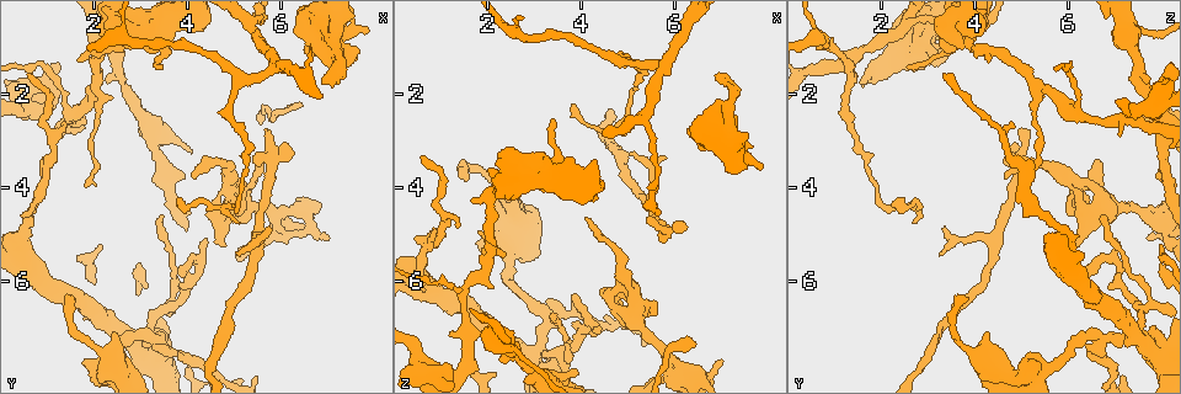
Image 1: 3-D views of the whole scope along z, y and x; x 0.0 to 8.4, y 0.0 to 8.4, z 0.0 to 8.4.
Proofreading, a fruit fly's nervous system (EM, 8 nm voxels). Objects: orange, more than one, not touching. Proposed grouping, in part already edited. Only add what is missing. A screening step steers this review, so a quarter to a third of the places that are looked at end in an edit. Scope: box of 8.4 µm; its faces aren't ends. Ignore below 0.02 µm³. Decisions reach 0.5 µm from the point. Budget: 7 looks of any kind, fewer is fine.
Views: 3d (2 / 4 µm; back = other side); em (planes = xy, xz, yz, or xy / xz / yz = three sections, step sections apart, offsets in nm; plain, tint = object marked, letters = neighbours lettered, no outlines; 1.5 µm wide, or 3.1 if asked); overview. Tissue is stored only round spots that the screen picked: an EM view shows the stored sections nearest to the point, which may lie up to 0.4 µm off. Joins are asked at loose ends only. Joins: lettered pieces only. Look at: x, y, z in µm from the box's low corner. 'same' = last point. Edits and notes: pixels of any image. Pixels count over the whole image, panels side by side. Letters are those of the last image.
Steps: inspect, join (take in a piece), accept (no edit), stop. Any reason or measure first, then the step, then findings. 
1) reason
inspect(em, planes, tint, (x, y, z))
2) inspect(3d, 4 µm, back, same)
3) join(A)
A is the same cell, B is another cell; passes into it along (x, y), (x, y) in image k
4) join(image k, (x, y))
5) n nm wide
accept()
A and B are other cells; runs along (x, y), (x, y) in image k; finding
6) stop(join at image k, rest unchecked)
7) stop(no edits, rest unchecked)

an open end
inspect(em, planes, letters, (2.25, 0.80, 4.10))

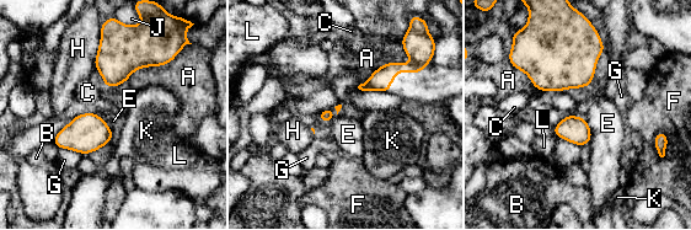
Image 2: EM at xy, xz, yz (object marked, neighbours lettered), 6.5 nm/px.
accept()
A, B, C, E, F, G, H, J, K and L are other cells; border along (96, 113), (111, 129), (108, 143) in image 2; none of them fits

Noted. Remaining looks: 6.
free end
inspect(em, planes, letters, (7.00, 1.80, 1.50))

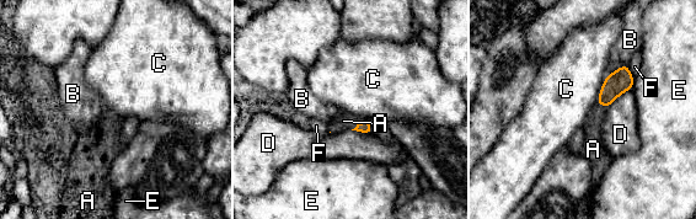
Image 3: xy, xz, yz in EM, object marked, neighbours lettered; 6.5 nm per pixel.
join(A)
A is the same cell, B, C, D, E and F are other cells; passes into it along (364, 127), (357, 124), (343, 121) in image 3; it goes on there

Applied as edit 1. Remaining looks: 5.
an open end
inspect(em, xz, step 8, tint, (7.60, 1.30, 3.30))

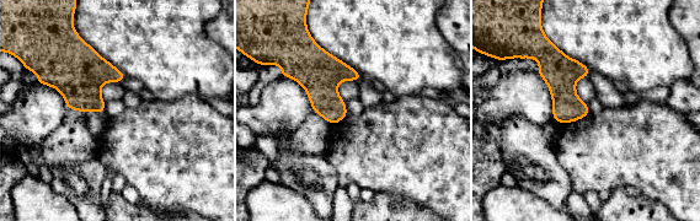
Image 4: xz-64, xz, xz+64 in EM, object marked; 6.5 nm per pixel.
cut it another way
inspect(em, planes, letters, same)

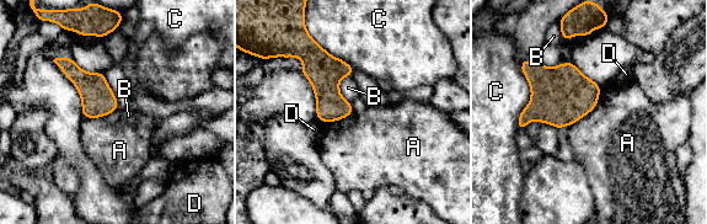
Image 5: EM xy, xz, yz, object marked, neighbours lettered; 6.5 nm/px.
C touches over 460 nm
accept()
A, B, C and D are other cells; border along (346, 75), (339, 92), (349, 101) in image 5; none of them fits

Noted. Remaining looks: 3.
stop(join at image 3, rest unchecked)

